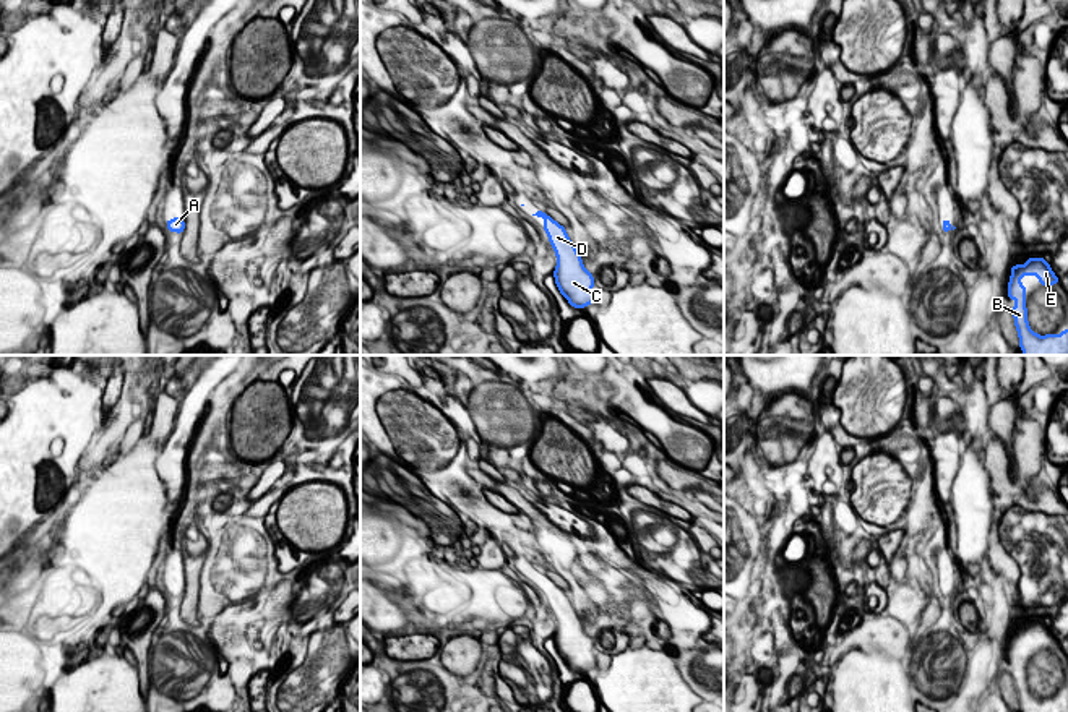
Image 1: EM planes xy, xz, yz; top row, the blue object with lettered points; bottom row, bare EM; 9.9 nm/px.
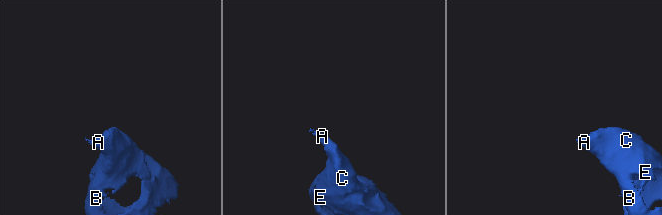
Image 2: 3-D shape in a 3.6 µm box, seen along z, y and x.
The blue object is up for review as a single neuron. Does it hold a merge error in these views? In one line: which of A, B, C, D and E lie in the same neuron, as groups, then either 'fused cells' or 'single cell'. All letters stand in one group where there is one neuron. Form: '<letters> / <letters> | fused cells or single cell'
A B C D E | single cell

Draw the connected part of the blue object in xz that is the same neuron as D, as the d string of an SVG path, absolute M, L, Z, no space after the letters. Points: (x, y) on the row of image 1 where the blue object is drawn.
M536 211L532 216L545 219L542 229L547 232L557 255L553 277L560 294L575 308L583 310L589 303L596 303L596 294L592 290L594 276L584 268L581 255L565 232L565 227L544 211Z

